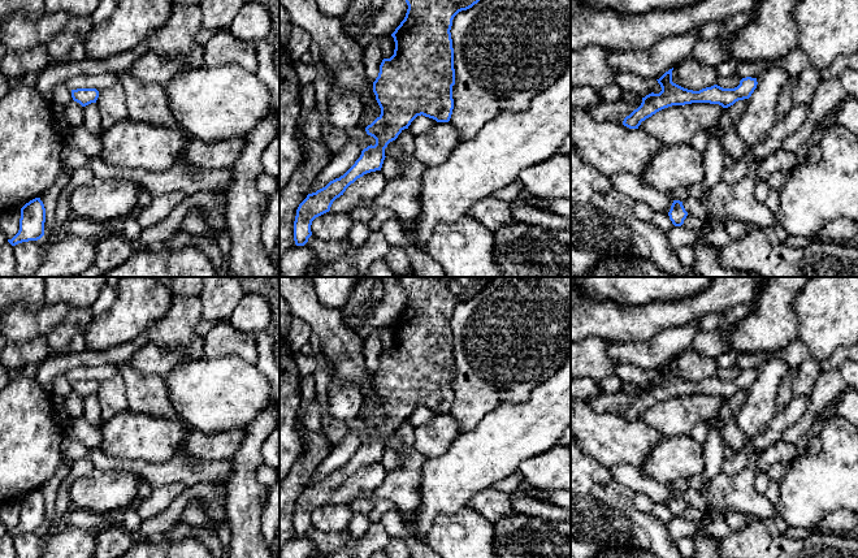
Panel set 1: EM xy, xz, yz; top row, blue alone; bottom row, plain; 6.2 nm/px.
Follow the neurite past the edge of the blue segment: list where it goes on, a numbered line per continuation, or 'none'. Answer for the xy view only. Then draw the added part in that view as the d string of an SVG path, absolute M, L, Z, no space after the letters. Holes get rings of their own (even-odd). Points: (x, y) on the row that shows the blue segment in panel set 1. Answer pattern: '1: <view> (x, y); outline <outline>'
none

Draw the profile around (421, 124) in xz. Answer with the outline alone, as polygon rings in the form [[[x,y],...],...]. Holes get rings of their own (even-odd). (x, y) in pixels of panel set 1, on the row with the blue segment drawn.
[[[421,114],[421,116],[417,116],[411,122],[411,125],[408,126],[408,131],[412,134],[412,137],[416,137],[416,135],[429,131],[436,124],[437,124],[436,120]]]

